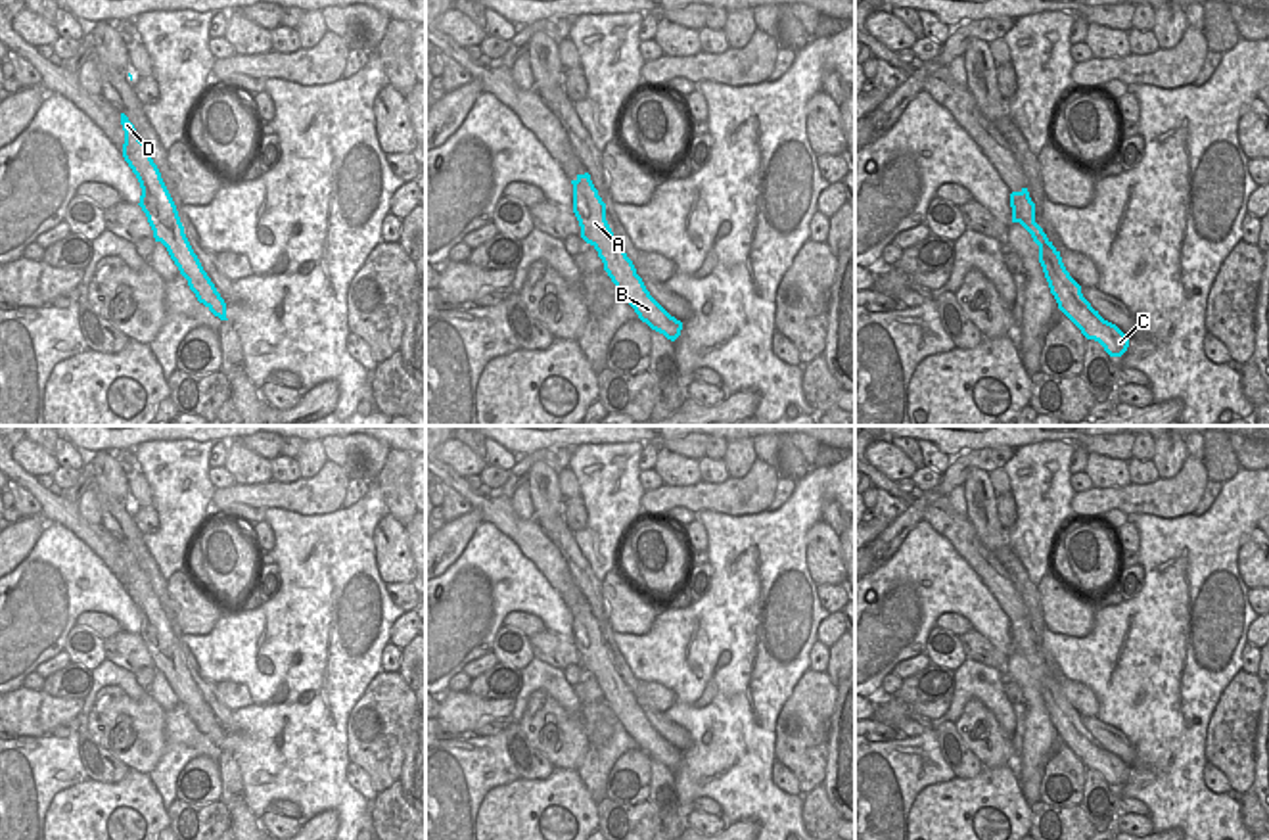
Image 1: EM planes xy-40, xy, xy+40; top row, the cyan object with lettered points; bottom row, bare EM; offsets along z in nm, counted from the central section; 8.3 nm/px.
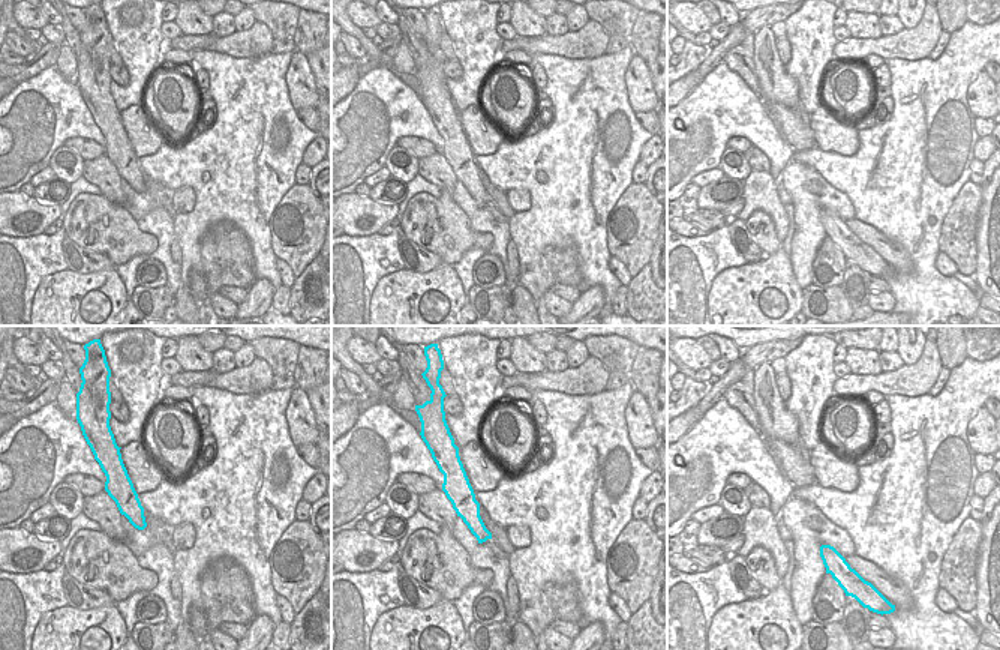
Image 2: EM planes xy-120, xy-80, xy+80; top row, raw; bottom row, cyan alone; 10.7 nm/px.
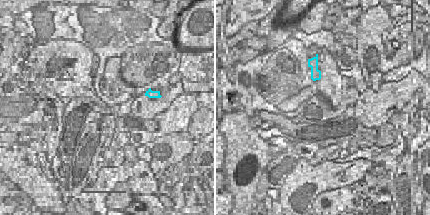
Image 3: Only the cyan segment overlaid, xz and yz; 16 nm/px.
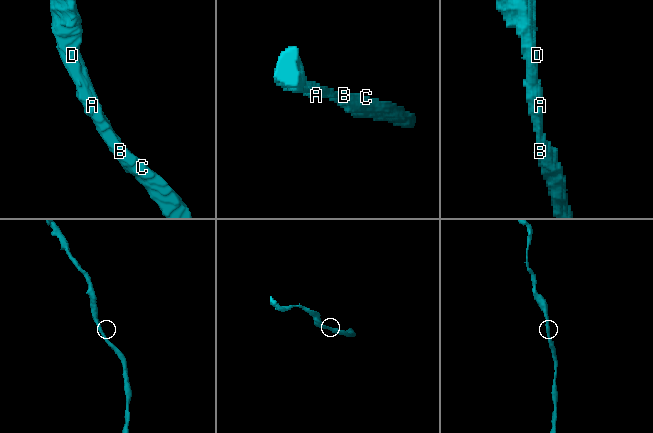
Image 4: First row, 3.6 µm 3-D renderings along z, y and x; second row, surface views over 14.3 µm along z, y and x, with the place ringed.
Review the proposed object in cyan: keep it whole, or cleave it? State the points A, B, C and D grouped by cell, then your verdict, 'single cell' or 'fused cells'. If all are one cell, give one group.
A B C D; single cell

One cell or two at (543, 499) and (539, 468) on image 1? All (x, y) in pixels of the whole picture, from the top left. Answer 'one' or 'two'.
one

